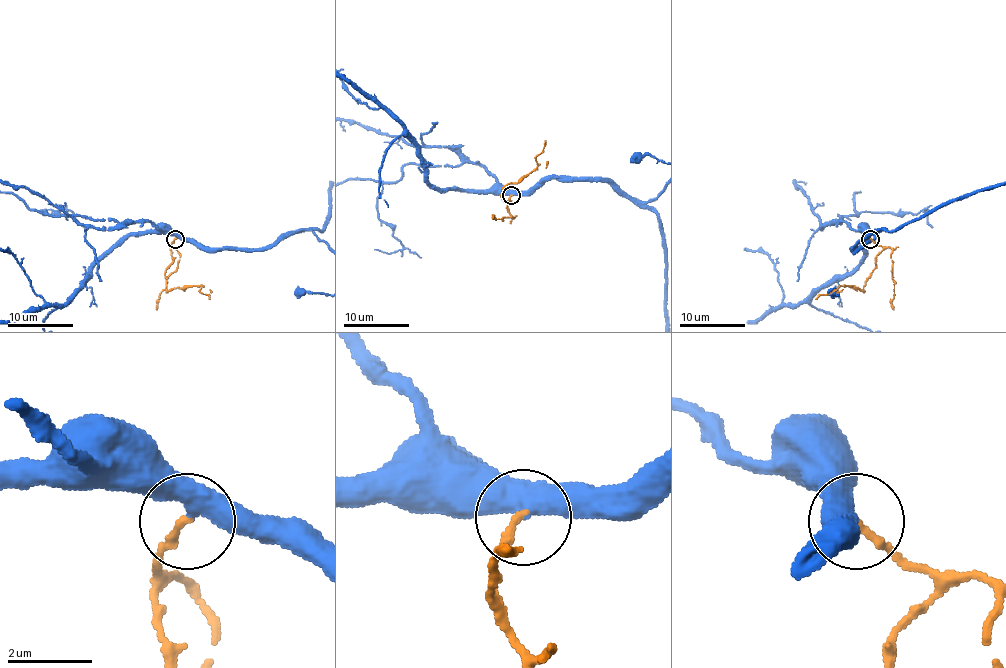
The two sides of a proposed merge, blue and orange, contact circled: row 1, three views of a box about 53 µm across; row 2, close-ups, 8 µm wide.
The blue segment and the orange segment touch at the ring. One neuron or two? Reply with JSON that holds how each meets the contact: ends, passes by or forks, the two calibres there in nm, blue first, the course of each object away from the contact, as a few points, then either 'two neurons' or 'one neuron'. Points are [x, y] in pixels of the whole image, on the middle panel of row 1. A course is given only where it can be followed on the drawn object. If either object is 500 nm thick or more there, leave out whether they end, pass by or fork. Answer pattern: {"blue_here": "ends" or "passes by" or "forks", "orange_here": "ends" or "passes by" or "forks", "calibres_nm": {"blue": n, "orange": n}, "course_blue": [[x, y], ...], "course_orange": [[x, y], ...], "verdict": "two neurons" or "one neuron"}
{"blue_here": "passes by", "orange_here": "ends", "calibres_nm": {"blue": 360, "orange": 180}, "course_blue": [[511, 196], [529, 194], [548, 178], [610, 180], [630, 196], [652, 201]], "course_orange": [[511, 196], [506, 207], [508, 201], [501, 197], [501, 189], [521, 181], [537, 167], [535, 157], [545, 141]], "verdict": "one neuron"}

